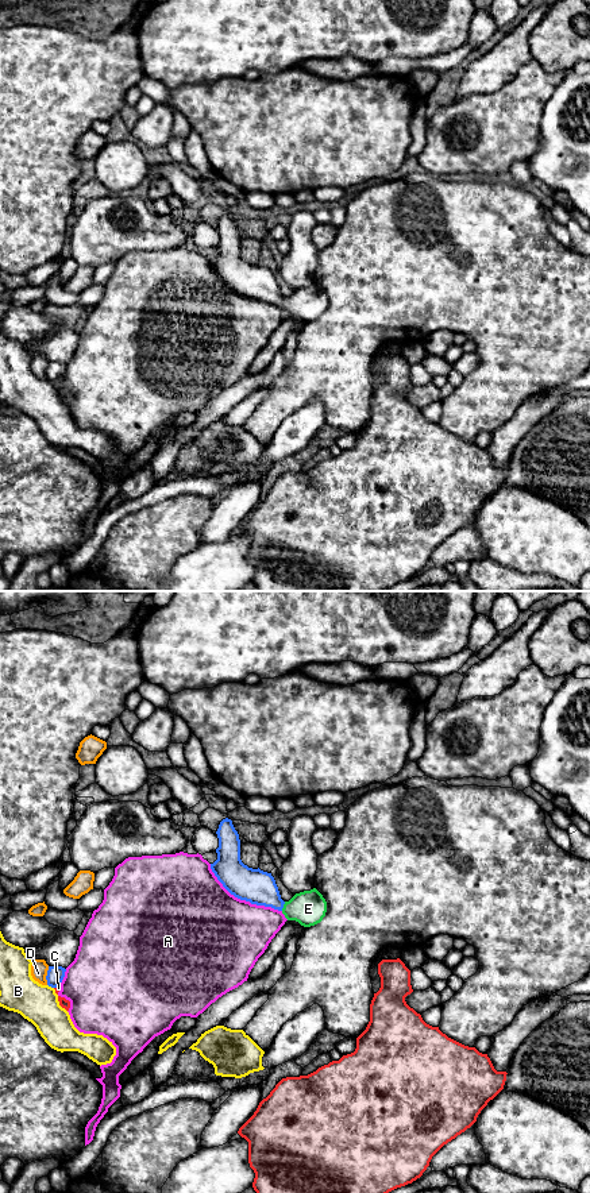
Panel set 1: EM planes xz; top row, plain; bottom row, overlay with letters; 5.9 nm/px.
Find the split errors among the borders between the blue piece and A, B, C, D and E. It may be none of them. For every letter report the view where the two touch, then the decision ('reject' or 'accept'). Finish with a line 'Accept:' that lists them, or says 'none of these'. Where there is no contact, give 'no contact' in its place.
A: contact in xz; reject
B: contact in xz; reject
C: contact in xz; reject
D: contact in xz; reject
E: contact in xz; accept
Accept: E

